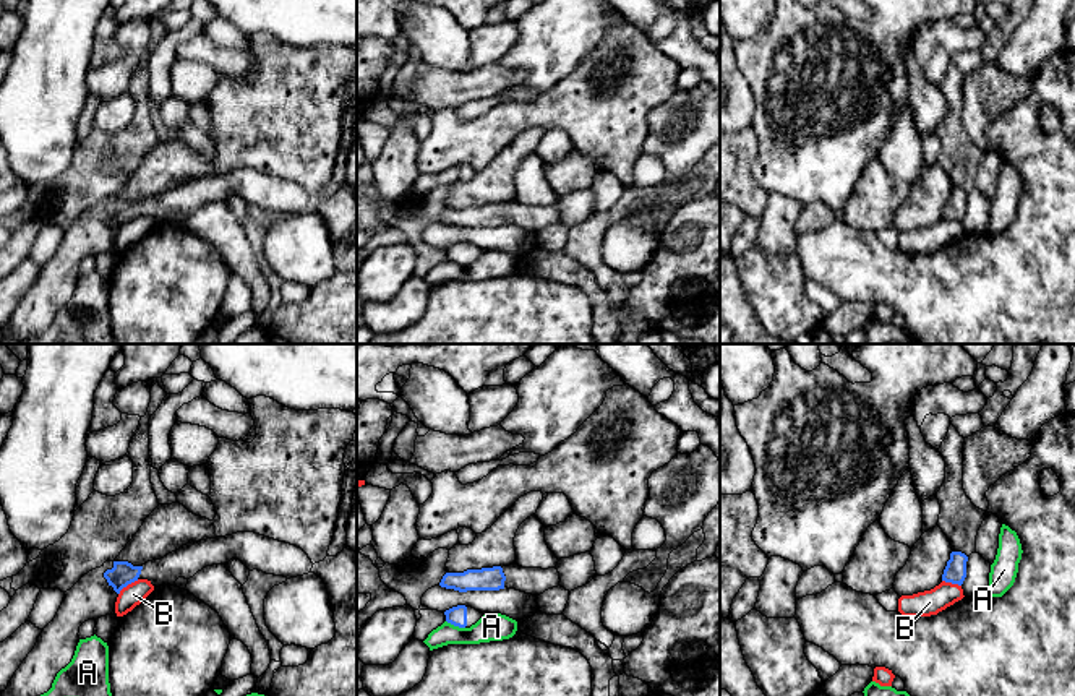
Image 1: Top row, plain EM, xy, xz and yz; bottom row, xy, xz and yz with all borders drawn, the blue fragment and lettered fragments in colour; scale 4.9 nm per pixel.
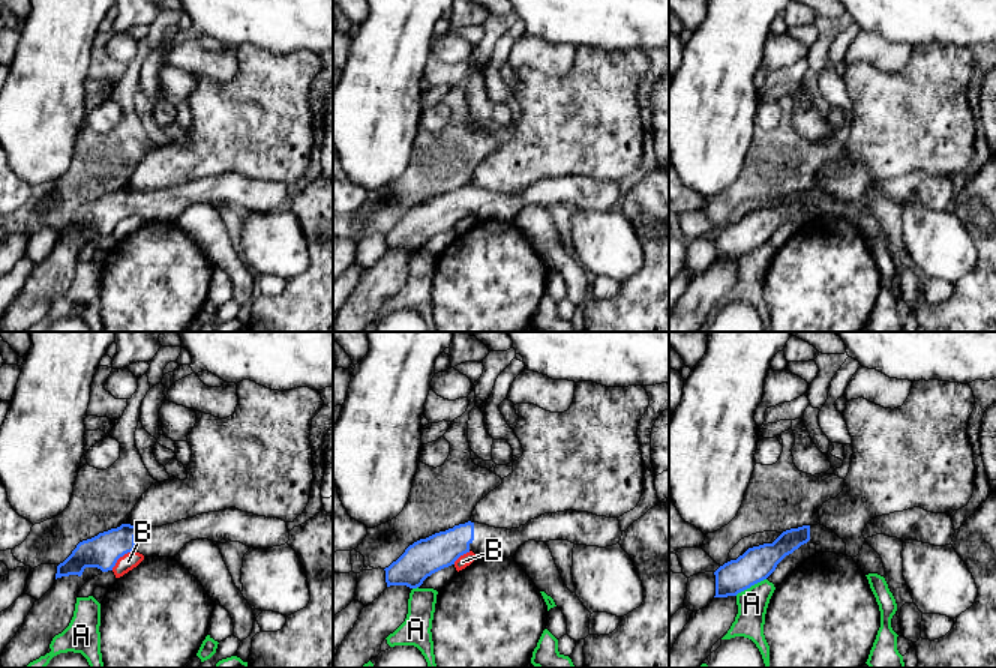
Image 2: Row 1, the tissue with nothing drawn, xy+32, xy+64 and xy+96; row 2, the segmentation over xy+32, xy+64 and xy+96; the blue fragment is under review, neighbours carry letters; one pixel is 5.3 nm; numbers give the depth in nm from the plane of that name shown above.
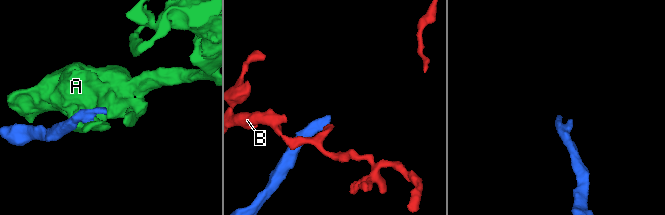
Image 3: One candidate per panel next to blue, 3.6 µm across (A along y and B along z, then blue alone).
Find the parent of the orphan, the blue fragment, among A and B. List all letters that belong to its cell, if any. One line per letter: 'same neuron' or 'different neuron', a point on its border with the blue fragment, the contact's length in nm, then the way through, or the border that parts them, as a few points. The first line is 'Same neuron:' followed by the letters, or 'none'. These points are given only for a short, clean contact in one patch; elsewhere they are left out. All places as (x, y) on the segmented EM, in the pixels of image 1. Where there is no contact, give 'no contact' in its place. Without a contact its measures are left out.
Same neuron: none
A: different neuron | xz (456, 625) | 100 nm
B: different neuron | xy (127, 584) | 130 nm | along xy (138, 580), (127, 584), (119, 594)

